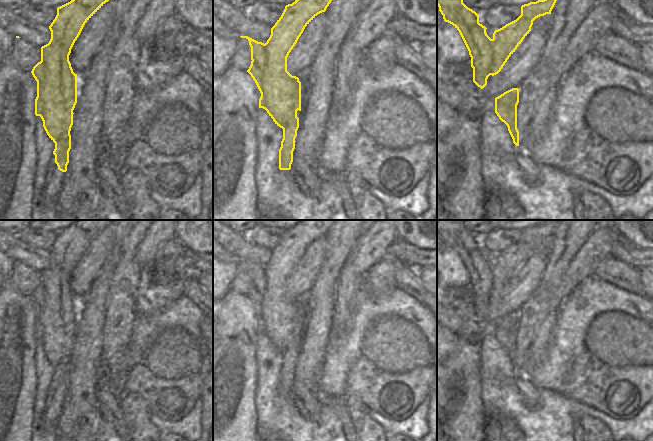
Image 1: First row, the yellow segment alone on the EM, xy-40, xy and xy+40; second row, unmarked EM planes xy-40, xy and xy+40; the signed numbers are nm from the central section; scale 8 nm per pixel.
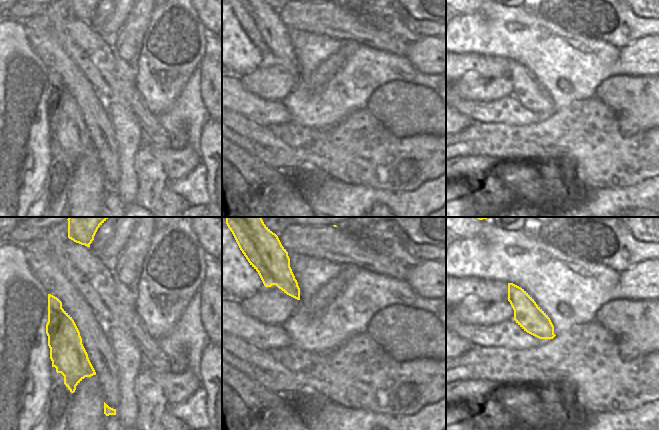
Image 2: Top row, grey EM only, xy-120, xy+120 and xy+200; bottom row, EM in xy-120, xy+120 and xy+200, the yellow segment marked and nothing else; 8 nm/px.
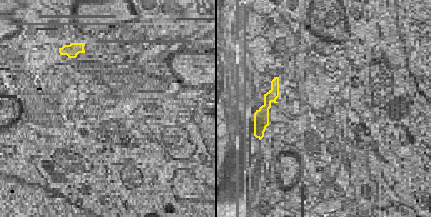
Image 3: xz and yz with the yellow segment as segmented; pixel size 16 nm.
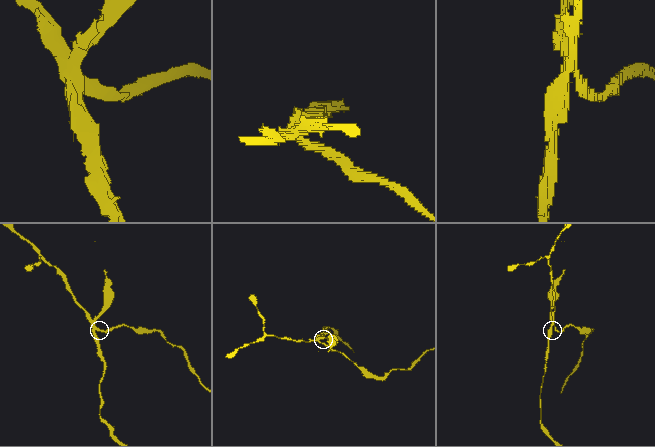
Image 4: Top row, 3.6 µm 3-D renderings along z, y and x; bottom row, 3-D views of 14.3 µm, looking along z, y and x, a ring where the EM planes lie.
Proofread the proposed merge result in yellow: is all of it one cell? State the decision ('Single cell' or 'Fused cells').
Fused cells

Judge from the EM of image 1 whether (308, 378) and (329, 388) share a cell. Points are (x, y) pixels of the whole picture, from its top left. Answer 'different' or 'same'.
different

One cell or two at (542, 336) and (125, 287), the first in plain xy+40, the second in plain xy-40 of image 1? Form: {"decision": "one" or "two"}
{"decision": "two"}

